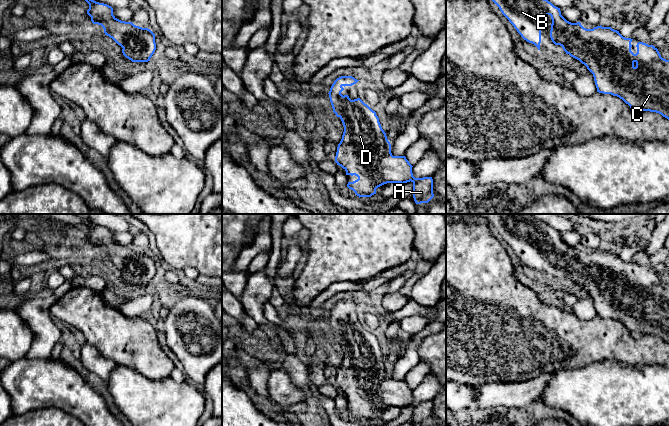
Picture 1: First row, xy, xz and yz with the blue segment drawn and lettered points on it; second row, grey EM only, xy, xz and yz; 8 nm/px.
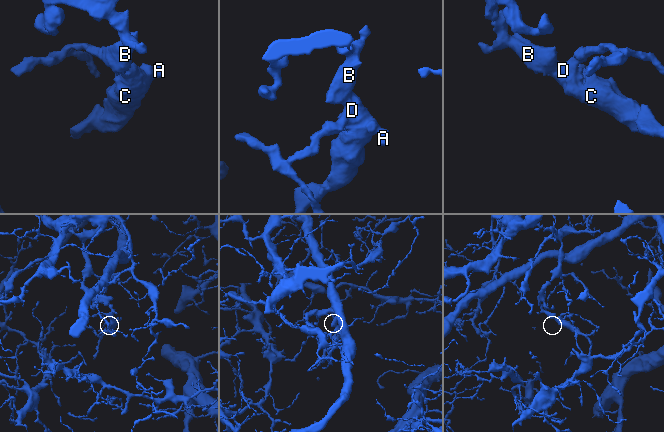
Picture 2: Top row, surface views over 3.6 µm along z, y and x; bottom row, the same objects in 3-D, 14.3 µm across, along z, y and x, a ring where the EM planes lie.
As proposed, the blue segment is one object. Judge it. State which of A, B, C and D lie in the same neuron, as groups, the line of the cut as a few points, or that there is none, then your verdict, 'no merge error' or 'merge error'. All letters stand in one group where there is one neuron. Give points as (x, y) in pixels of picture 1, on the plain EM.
A B C D; no cut; no merge error

